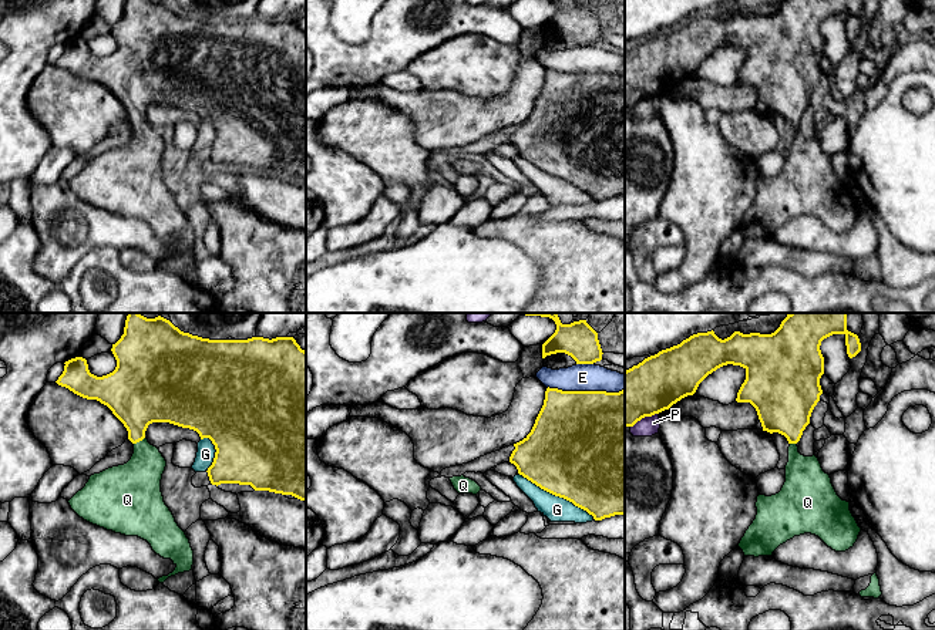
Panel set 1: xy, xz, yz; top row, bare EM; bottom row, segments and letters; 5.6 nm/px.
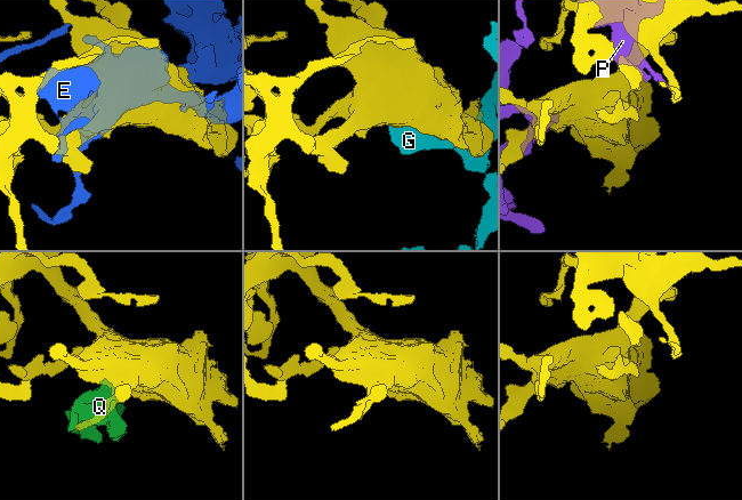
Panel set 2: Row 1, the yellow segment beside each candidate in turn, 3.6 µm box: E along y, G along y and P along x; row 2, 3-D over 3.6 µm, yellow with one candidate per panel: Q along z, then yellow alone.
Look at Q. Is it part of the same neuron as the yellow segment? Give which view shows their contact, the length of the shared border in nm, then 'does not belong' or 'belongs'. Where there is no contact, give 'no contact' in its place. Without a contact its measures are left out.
xy | 80 nm | belongs

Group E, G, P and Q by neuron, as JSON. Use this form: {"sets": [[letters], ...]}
{"sets": [["E"], ["G"], ["P"], ["Q"]]}

